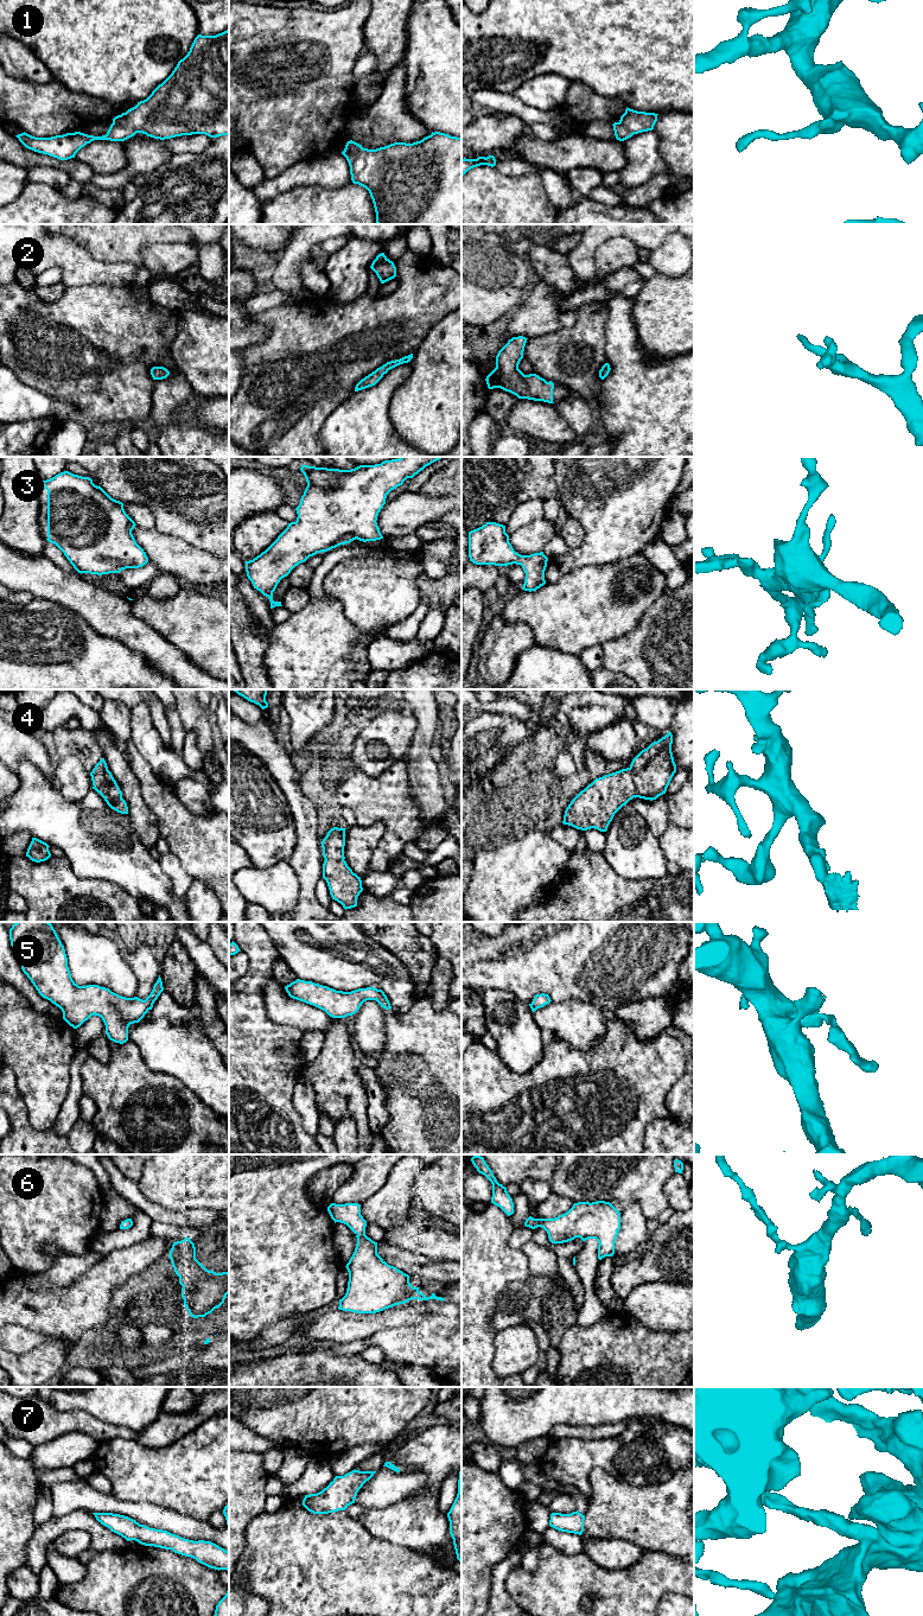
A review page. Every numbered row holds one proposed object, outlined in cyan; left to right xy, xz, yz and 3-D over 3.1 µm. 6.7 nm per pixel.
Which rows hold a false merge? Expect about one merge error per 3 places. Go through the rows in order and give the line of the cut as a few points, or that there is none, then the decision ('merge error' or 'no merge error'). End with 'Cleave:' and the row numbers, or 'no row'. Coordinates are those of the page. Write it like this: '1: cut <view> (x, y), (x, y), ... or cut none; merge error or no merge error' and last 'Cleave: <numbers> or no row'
1: cut none; no merge error
2: cut none; no merge error
3: cut none; no merge error
4: cut none; no merge error
5: cut none; no merge error
6: cut none; no merge error
7: cut none; no merge error
Cleave: no row

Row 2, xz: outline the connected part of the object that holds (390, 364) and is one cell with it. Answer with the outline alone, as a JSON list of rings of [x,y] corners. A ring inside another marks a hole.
[[[413,354],[405,356],[400,360],[387,362],[386,364],[383,364],[382,367],[377,368],[375,371],[362,378],[356,384],[355,392],[375,386],[383,377],[383,375],[387,374],[390,369],[400,364],[408,363],[410,362],[412,358],[413,358]]]

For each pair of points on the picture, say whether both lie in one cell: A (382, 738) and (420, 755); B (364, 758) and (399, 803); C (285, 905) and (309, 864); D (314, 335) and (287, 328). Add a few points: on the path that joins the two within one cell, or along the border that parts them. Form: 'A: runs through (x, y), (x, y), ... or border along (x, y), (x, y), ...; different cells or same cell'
A: border along (418, 723), (405, 759); different cells
B: border along (402, 761), (394, 762), (373, 776), (357, 770); different cells
C: border along (286, 860), (296, 873), (299, 884), (296, 909); different cells
D: runs through (307, 335), (298, 335), (294, 331); same cell

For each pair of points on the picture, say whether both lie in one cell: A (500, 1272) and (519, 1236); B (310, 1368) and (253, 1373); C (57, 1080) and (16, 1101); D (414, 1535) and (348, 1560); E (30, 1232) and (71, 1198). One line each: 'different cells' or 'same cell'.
A: different cells
B: same cell
C: different cells
D: different cells
E: same cell

